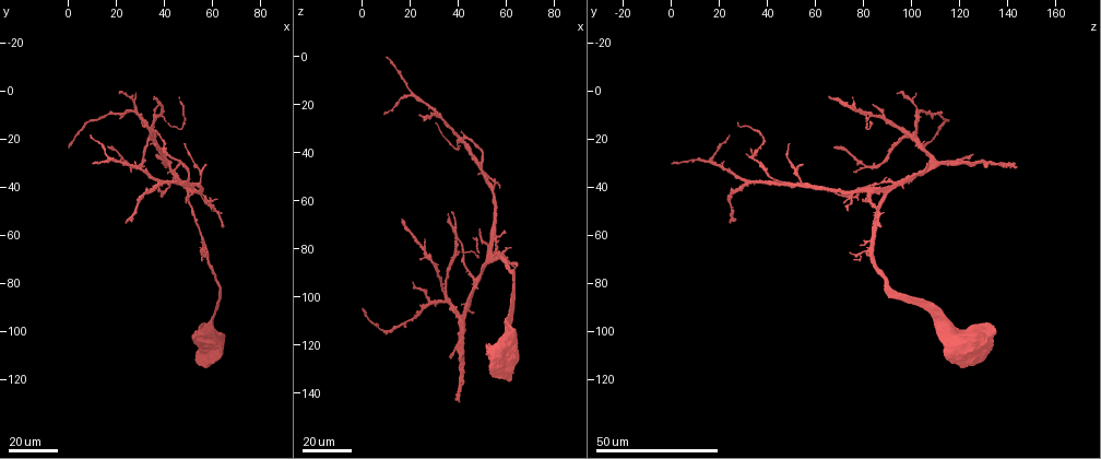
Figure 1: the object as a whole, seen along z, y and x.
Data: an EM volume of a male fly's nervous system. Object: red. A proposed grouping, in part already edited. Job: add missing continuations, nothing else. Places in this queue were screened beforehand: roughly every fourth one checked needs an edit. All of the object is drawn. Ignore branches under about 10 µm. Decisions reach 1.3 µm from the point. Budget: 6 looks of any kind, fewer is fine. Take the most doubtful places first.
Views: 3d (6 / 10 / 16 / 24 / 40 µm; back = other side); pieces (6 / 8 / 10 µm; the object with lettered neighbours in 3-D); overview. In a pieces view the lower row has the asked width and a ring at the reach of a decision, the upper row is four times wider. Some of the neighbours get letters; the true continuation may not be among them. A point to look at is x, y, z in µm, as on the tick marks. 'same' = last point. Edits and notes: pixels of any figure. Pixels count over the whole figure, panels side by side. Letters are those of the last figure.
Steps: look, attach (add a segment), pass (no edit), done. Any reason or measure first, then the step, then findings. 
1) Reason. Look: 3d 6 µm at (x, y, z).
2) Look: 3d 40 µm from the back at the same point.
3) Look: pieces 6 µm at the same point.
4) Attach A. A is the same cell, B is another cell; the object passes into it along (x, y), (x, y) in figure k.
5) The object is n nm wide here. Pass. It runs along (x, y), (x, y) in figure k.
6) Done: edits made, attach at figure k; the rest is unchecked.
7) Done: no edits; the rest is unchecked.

Free end. Look: 3d 40 µm at (36, 3, 66).

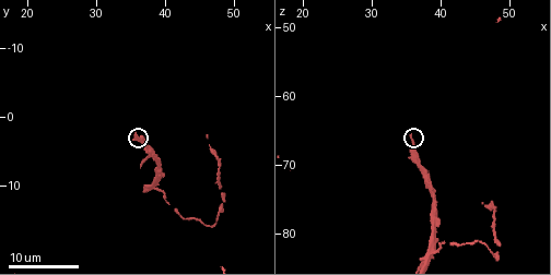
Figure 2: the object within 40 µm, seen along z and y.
Look: pieces 6 µm at (36.0, 2.5, 66.0).

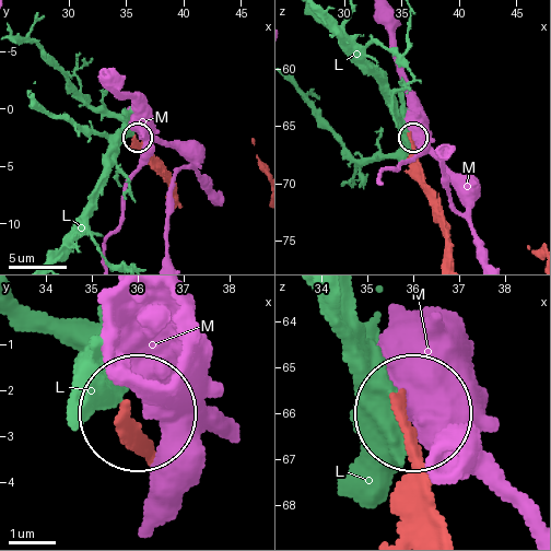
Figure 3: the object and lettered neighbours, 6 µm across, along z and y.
The object is 220 nm wide here. Pass. L and M are other cells; none of them fits.

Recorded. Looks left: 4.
Free end. Look: 3d 24 µm at (25, 54, 25).

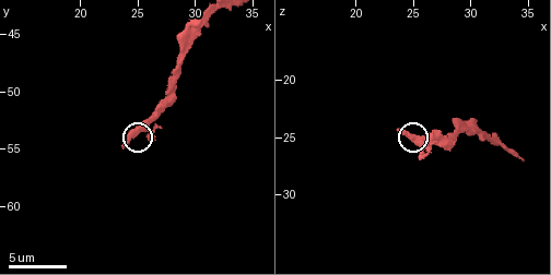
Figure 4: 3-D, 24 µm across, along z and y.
Look: 3d 6 µm at (23.8, 54.8, 24.6).

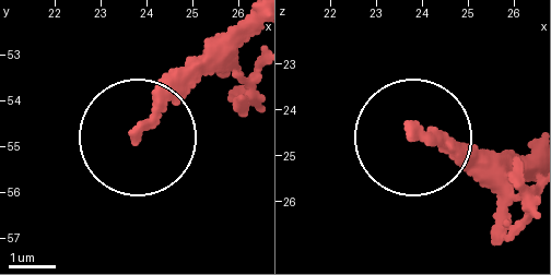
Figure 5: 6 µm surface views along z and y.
Look: pieces 10 µm at (23.75, 54.80, 24.50).

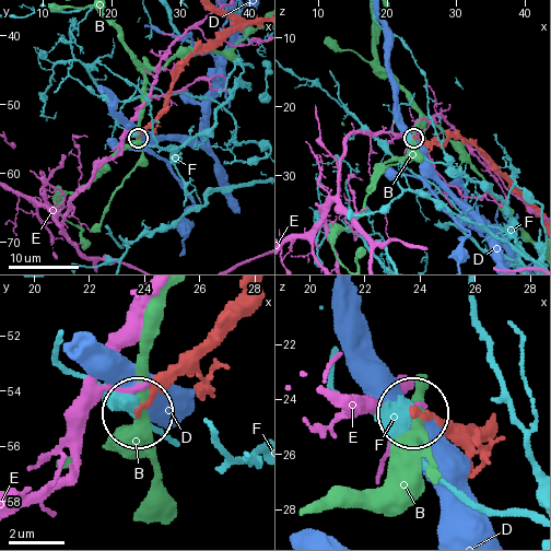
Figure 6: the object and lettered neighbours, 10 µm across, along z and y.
The object is 180 nm wide here. Pass. B, D, E and F are other cells; it runs along (249, 300), (141, 410) in figure 6; no lettered segment goes on from it.

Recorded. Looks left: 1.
Done: no edits; the rest is unchecked.

